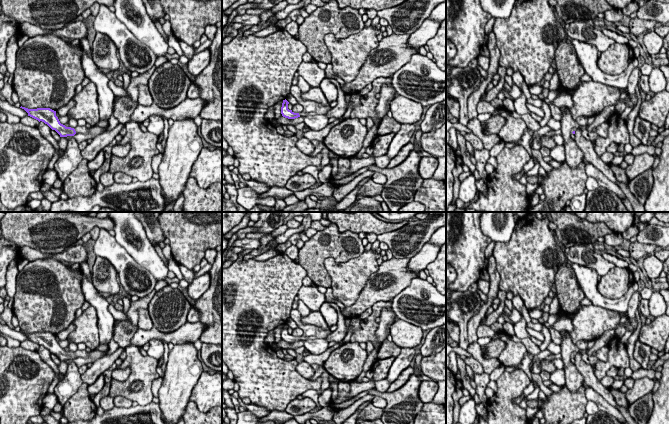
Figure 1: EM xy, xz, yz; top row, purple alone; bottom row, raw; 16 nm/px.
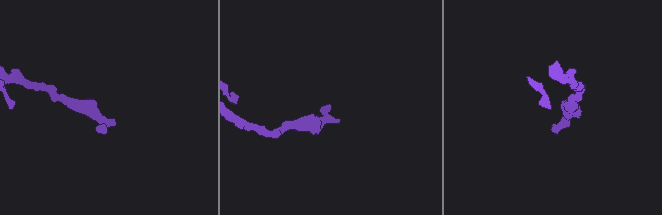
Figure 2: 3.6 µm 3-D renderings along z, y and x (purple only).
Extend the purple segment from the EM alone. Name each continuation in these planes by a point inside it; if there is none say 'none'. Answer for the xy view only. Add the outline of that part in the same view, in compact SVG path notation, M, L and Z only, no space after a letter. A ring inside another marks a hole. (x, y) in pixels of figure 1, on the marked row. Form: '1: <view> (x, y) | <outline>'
1: xy (95, 130) | M97 125L91 126L90 128L86 128L85 126L77 126L74 129L76 132L83 134L89 133L92 136L97 136L104 132L103 127L99 127Z

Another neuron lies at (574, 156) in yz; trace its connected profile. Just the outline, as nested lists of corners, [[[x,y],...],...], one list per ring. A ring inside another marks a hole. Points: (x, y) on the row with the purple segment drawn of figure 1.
[[[566,109],[562,112],[561,123],[561,132],[564,139],[564,147],[566,153],[566,163],[571,169],[575,169],[578,165],[583,162],[584,154],[582,150],[576,144],[576,141],[571,138],[571,129],[573,127],[579,129],[580,126],[574,120],[570,112]]]

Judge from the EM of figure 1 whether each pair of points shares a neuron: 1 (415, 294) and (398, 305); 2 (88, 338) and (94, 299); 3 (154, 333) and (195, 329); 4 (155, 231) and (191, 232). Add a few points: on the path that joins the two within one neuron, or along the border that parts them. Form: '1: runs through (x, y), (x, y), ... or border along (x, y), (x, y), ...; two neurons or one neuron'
1: runs through (411, 298), (402, 305); one neuron
2: border along (90, 304), (96, 312), (98, 330); two neurons
3: runs through (164, 336), (180, 336), (185, 334); one neuron
4: border along (158, 222), (166, 238); two neurons

